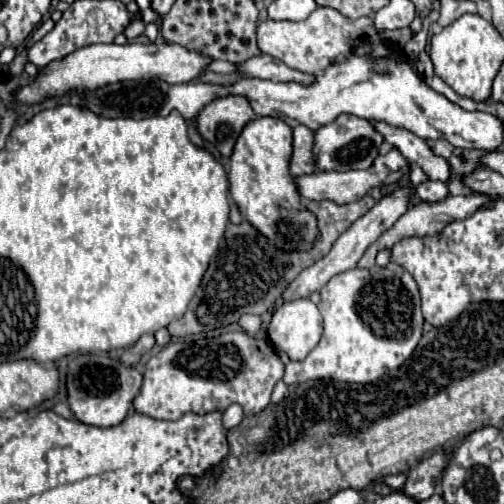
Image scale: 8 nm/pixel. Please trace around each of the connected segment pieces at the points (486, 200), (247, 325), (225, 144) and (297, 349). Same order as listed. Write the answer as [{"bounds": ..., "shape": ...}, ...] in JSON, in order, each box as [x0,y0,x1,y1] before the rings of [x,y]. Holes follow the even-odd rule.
[{"bounds":[359,194,491,268],"shape":[[[471,194],[471,196],[451,196],[451,198],[445,198],[445,200],[435,202],[435,204],[421,202],[421,204],[413,206],[411,210],[407,210],[407,212],[393,224],[393,228],[389,228],[387,232],[383,232],[383,234],[379,236],[379,240],[367,248],[367,252],[365,252],[363,258],[359,260],[359,268],[373,268],[373,266],[375,266],[375,256],[377,256],[379,250],[391,248],[393,244],[397,244],[397,242],[403,240],[403,238],[433,236],[433,234],[441,232],[441,228],[445,228],[445,224],[451,224],[451,222],[455,222],[455,220],[463,220],[463,218],[471,216],[479,206],[485,206],[485,204],[491,204],[491,198],[489,198],[489,196]]]},{"bounds":[239,314,261,336],"shape":[[[245,314],[245,316],[241,316],[239,326],[241,326],[247,334],[257,336],[257,334],[259,334],[259,326],[261,326],[261,318],[259,318],[259,316],[253,316],[253,314]]]},{"bounds":[199,96,255,158],"shape":[[[221,96],[211,100],[199,114],[199,132],[211,144],[217,146],[217,152],[223,158],[229,158],[233,146],[245,128],[255,116],[253,108],[249,108],[249,100],[245,96]],[[217,124],[217,134],[215,134]]]},{"bounds":[267,298,323,360],"shape":[[[297,298],[275,308],[267,330],[271,342],[291,360],[303,360],[323,334],[319,308],[309,298]]]}]

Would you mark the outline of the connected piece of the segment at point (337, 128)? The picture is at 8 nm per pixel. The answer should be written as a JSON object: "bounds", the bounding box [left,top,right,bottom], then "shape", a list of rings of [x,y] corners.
{"bounds":[315,116,383,170],"shape":[[[337,116],[331,124],[321,126],[315,132],[315,162],[319,170],[365,170],[379,156],[383,136],[373,128],[371,120],[359,116]]]}

